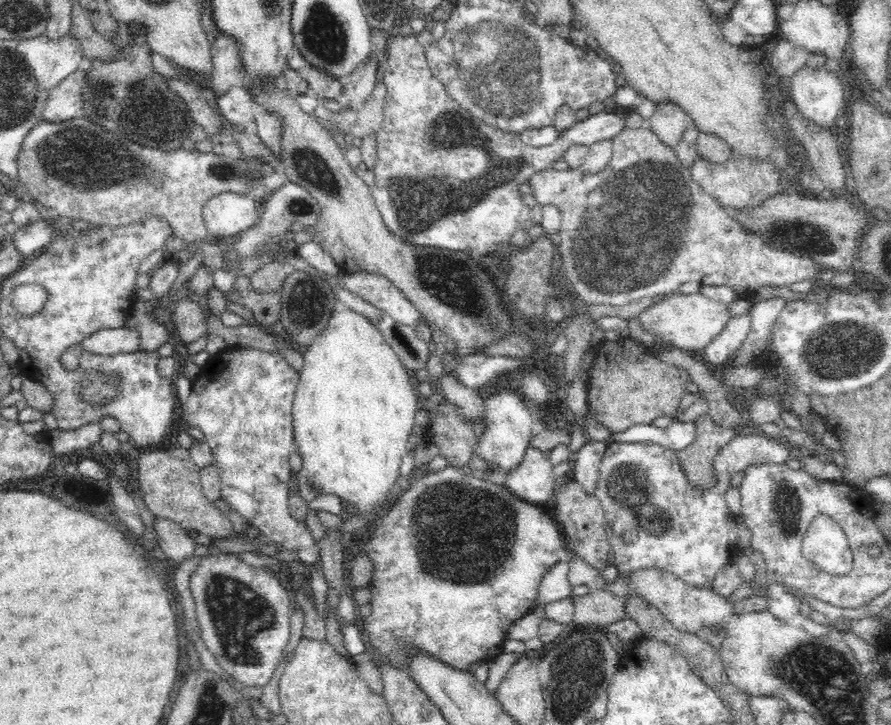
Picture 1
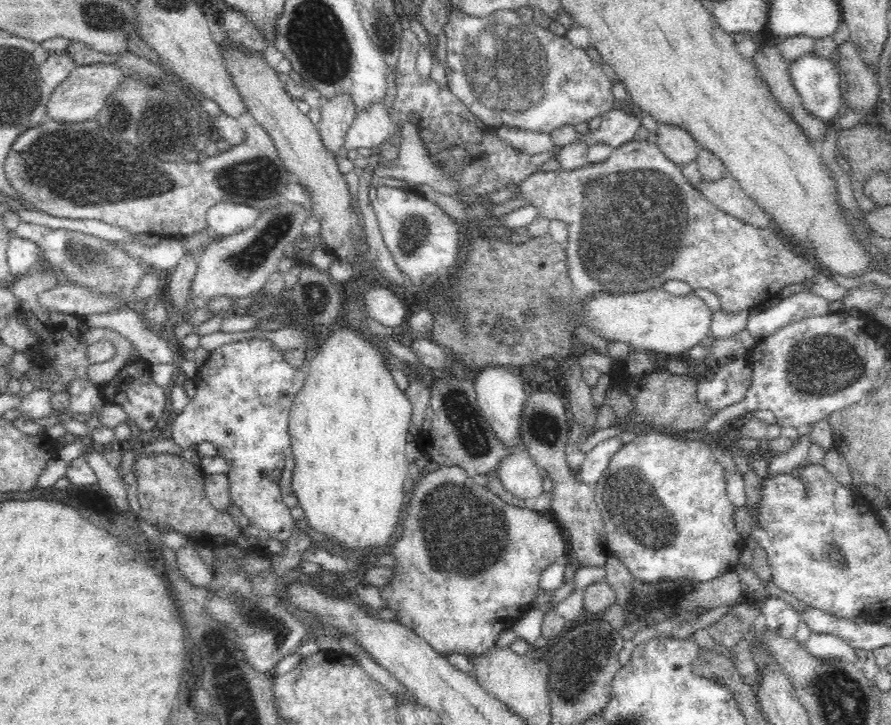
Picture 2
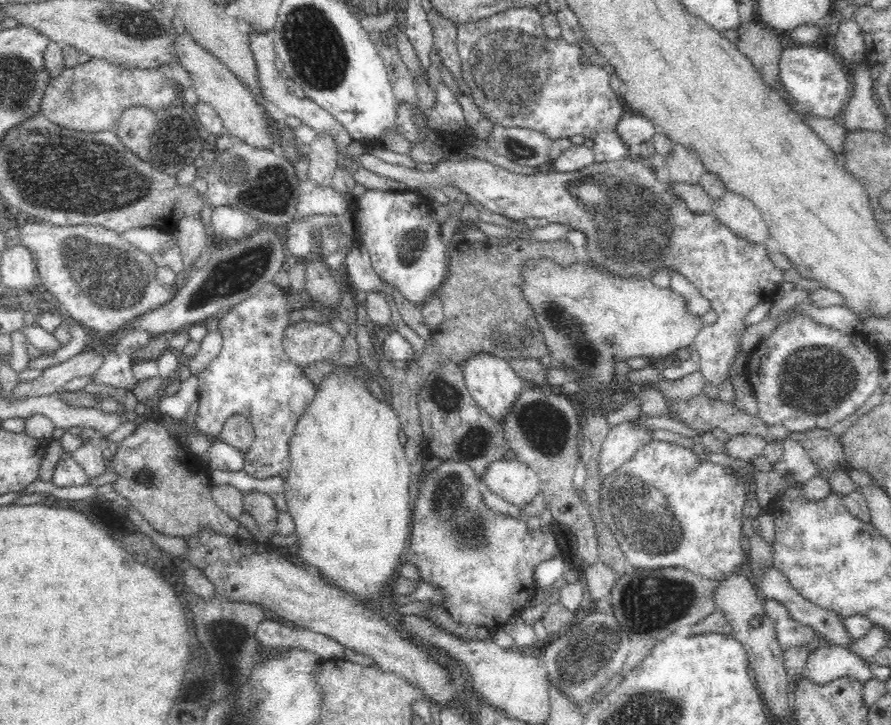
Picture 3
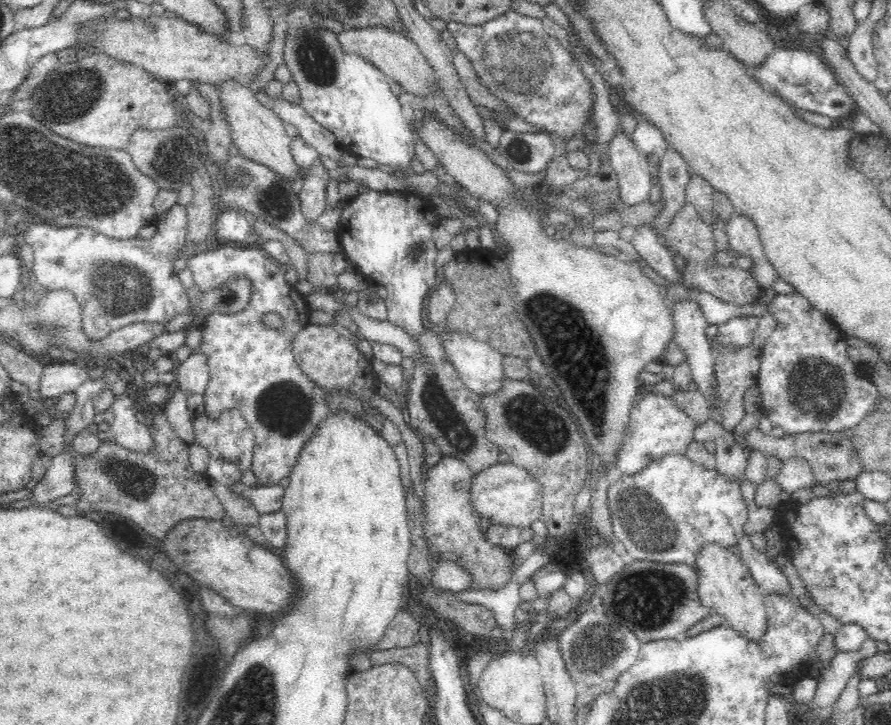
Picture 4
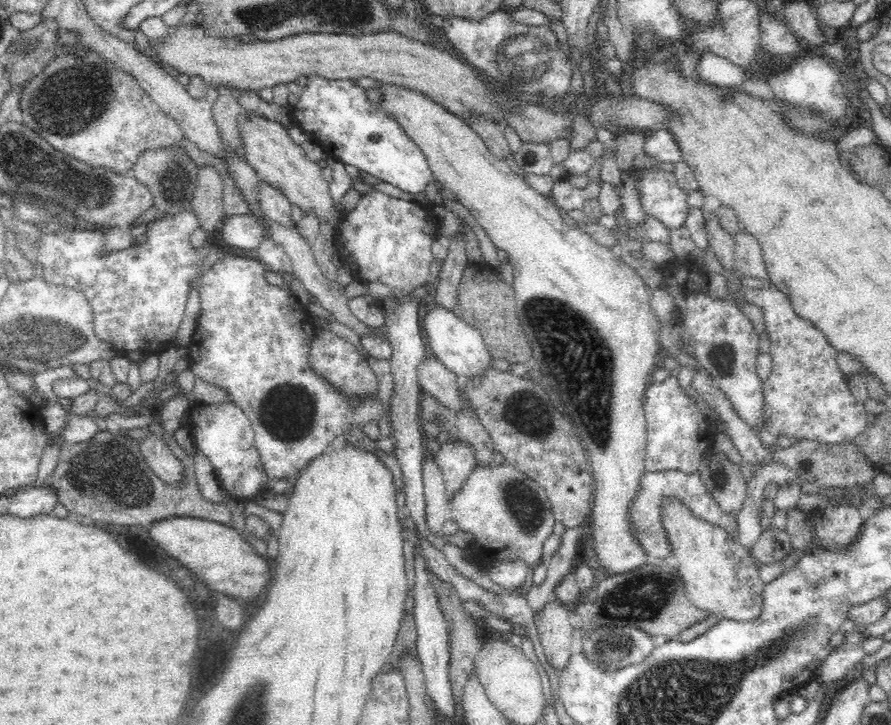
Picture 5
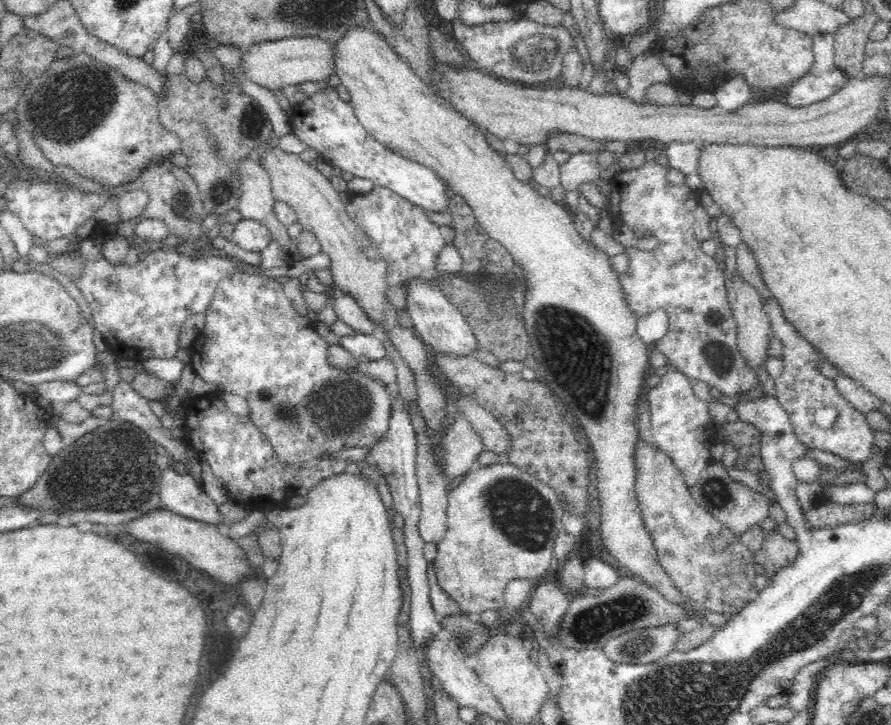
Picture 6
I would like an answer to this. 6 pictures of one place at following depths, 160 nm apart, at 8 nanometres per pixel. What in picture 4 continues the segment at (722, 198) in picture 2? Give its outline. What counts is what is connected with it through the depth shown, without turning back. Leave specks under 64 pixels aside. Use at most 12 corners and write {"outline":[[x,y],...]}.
{"outline":[[733,213],[725,230],[730,248],[756,263],[764,244],[752,219]]}

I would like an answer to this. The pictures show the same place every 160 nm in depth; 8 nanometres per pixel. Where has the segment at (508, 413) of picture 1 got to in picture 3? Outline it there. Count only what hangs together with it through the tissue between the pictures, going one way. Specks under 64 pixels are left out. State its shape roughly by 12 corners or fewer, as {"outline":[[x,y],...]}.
{"outline":[[507,360],[462,362],[467,392],[501,422],[524,388]]}

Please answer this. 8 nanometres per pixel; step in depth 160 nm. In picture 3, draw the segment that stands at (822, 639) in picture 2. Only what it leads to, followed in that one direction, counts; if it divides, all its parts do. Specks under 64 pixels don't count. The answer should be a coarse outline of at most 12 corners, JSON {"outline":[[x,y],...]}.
{"outline":[[829,643],[808,654],[804,675],[822,685],[873,678],[864,655]]}

